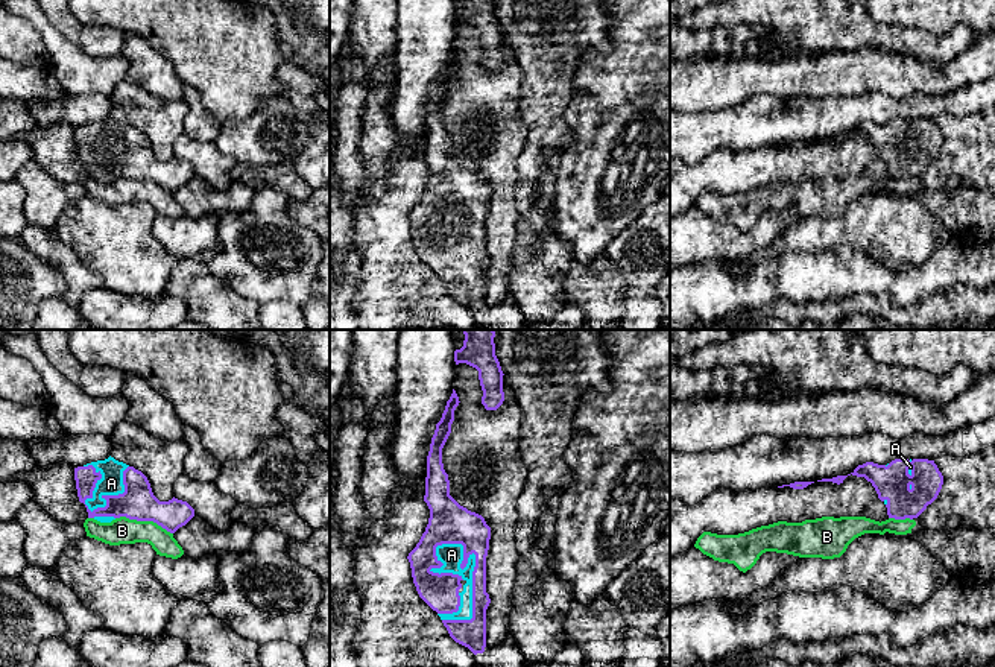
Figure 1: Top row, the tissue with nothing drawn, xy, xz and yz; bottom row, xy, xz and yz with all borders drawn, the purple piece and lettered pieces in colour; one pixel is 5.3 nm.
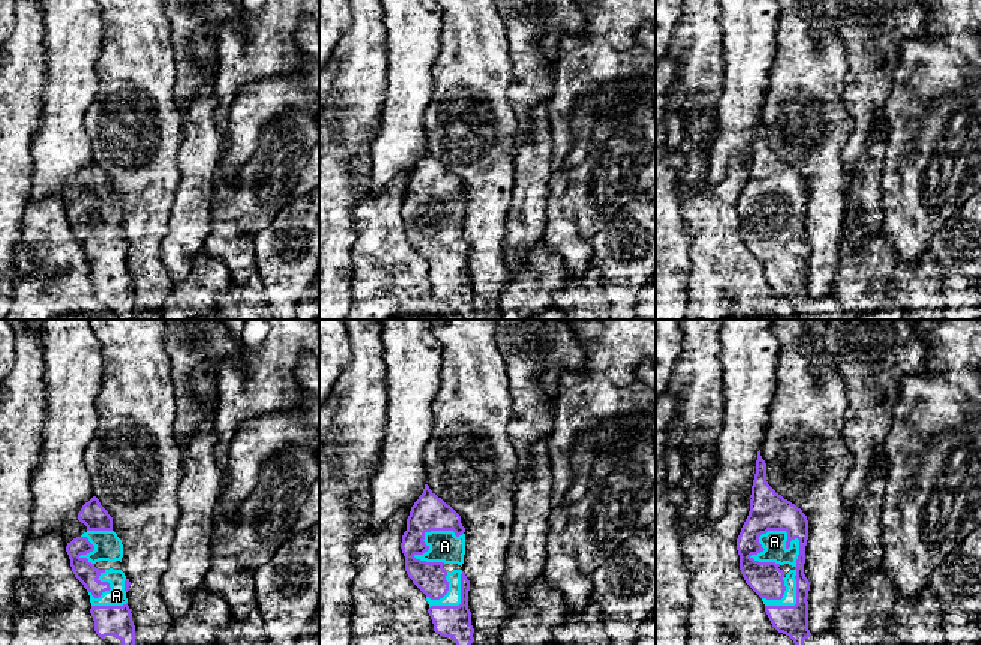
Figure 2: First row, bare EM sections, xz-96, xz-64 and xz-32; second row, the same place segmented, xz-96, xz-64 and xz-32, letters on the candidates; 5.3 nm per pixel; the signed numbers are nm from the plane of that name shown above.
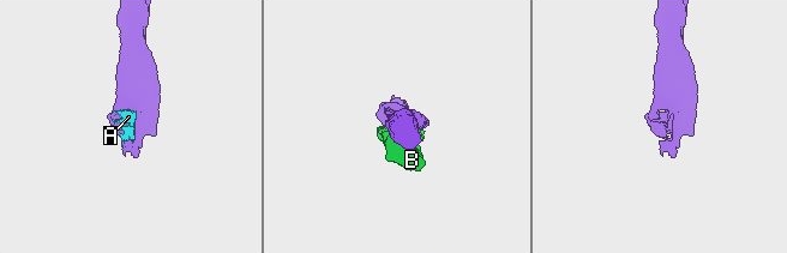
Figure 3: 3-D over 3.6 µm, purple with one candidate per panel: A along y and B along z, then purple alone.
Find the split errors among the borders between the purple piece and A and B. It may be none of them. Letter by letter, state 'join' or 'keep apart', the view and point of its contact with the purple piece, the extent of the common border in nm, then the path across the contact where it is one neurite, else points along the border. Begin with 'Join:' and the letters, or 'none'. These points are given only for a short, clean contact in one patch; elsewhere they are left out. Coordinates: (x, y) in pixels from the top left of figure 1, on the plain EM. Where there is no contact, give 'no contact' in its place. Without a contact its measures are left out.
Join: A
A: join; meets purple in xz at (473, 239); contact 440 nm long
B: keep apart; meets purple in xy at (145, 180); contact 320 nm long

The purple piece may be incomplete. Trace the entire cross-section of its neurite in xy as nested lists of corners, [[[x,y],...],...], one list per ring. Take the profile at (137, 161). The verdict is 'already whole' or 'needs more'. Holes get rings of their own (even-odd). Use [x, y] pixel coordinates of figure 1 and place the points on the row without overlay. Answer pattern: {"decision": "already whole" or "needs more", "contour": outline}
{"decision": "needs more", "contour": [[[111,115],[105,120],[74,128],[74,140],[79,161],[85,164],[88,178],[100,182],[111,182],[115,178],[126,176],[137,181],[153,181],[167,191],[175,193],[194,176],[194,169],[187,161],[175,156],[169,161],[160,161],[141,131]]]}

